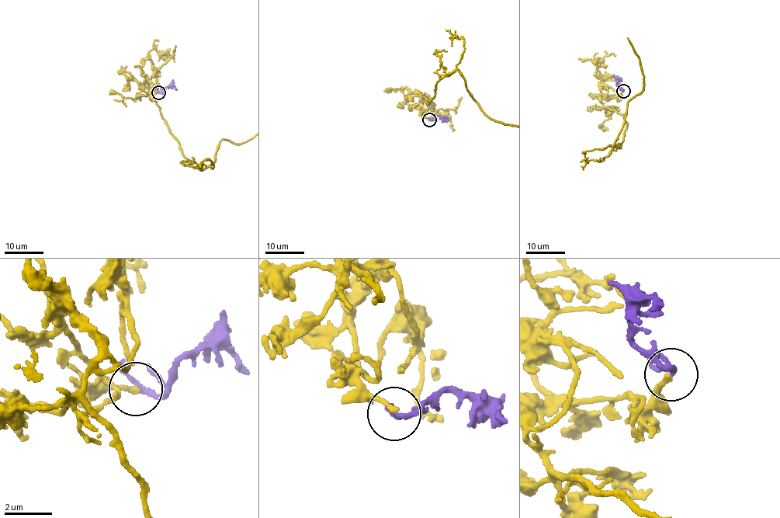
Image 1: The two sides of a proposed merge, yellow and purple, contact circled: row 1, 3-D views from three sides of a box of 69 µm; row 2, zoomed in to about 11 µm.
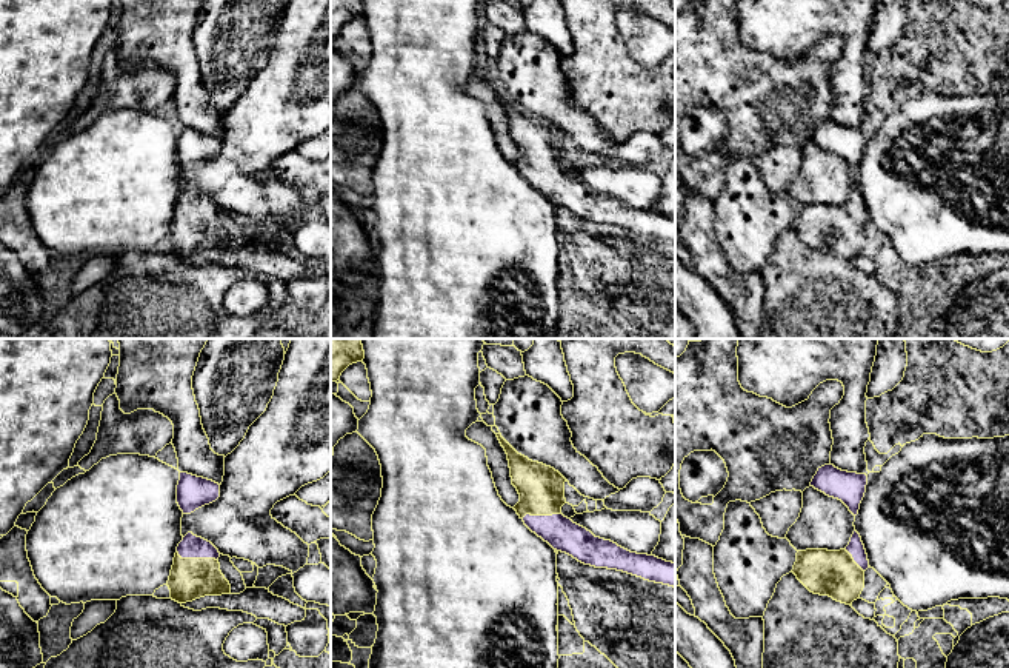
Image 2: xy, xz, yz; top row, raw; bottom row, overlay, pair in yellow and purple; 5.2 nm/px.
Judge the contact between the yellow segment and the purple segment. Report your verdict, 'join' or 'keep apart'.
join

